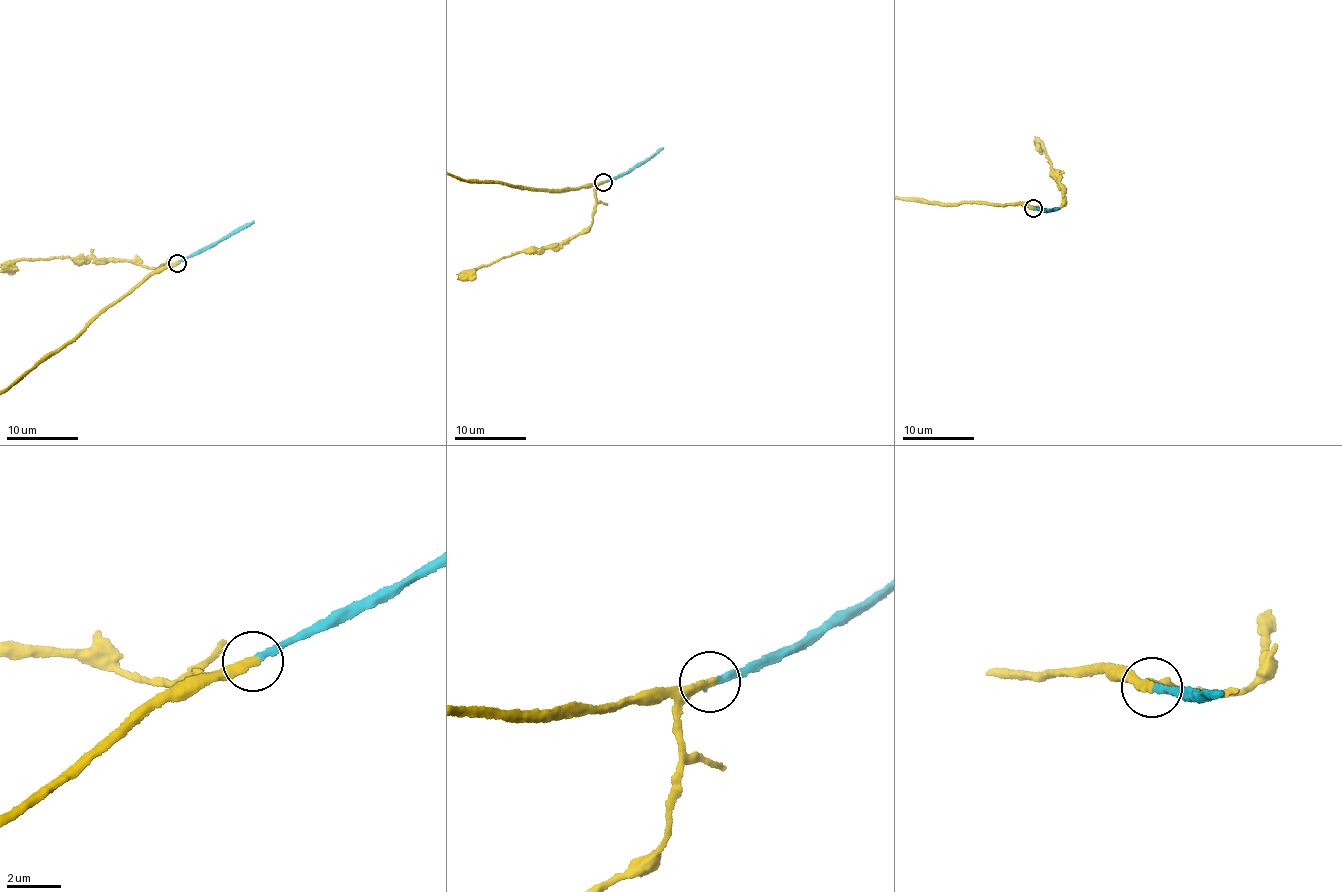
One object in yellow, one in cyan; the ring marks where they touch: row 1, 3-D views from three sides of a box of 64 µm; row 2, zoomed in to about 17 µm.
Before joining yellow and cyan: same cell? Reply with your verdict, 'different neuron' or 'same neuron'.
same neuron

